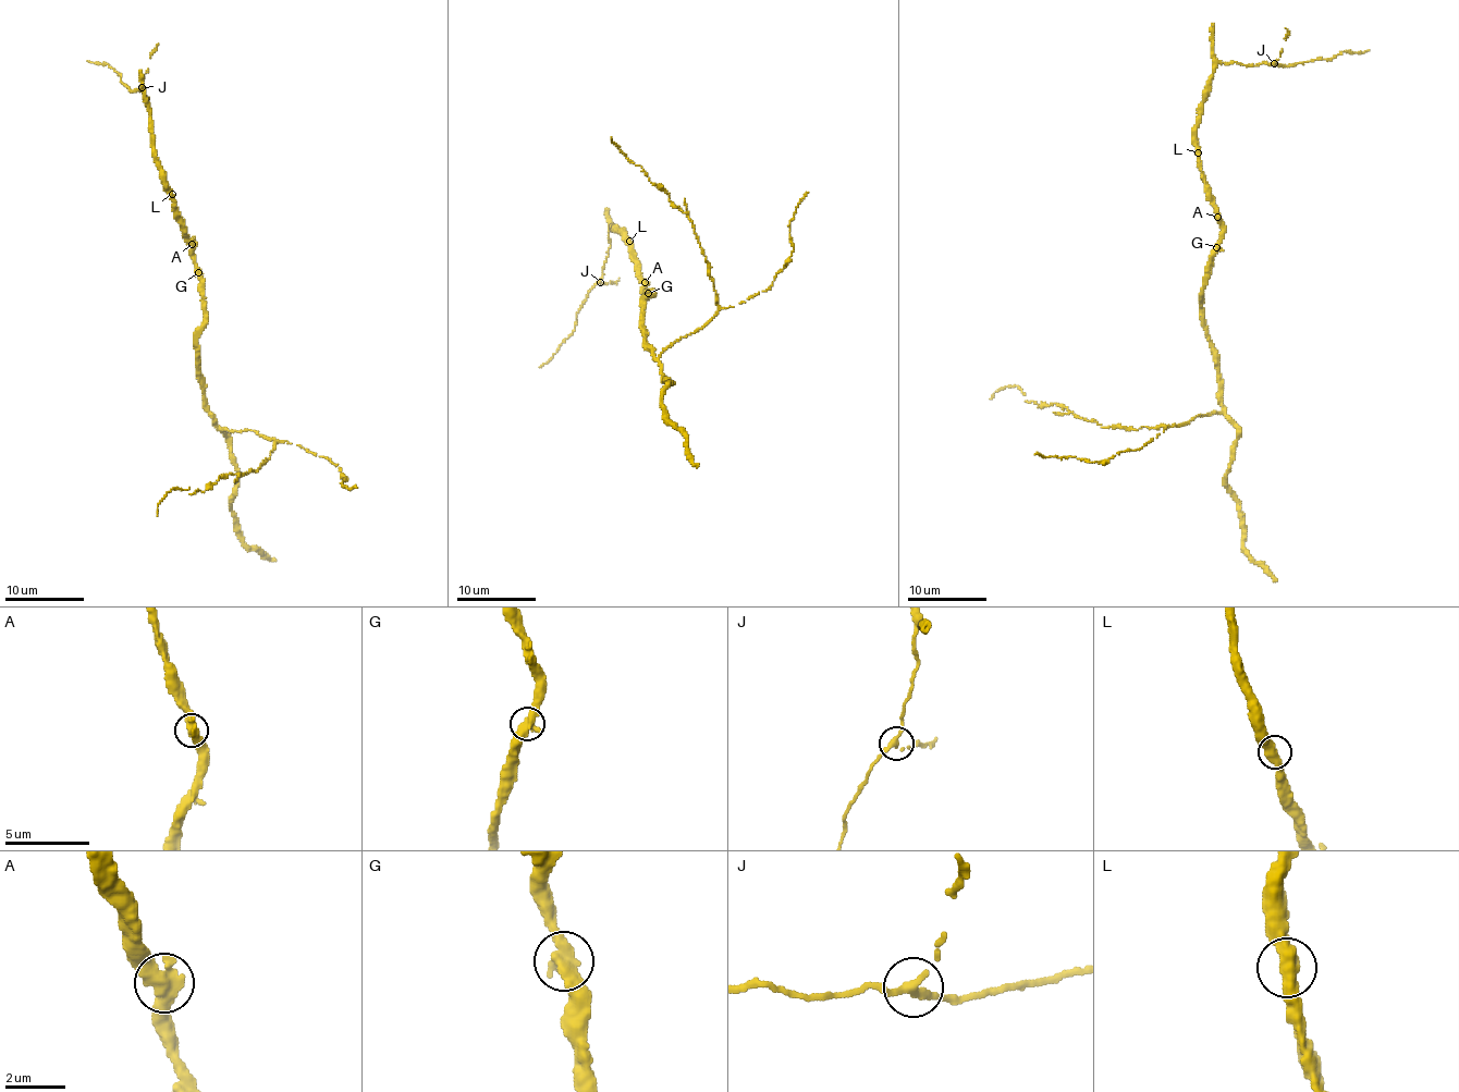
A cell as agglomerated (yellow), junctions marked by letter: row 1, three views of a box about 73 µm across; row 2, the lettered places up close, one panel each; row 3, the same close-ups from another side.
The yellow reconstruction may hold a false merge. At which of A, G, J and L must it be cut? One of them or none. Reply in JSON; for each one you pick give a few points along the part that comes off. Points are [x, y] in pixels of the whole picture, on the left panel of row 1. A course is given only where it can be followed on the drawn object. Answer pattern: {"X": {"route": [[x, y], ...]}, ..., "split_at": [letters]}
{"split_at": []}

